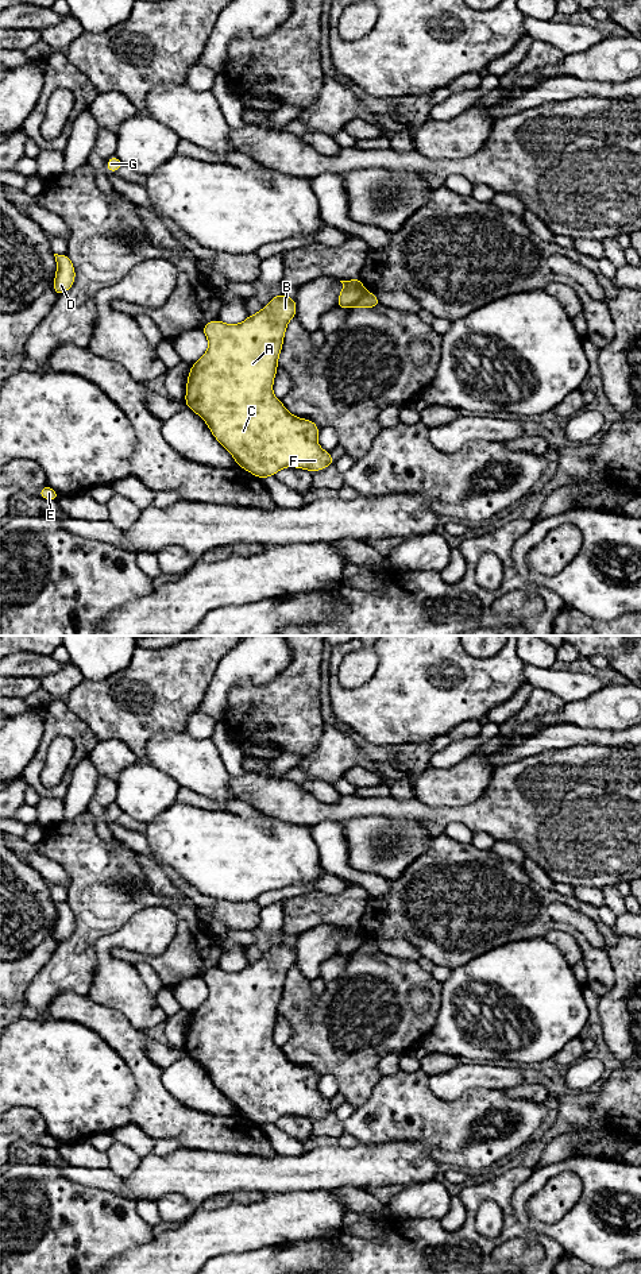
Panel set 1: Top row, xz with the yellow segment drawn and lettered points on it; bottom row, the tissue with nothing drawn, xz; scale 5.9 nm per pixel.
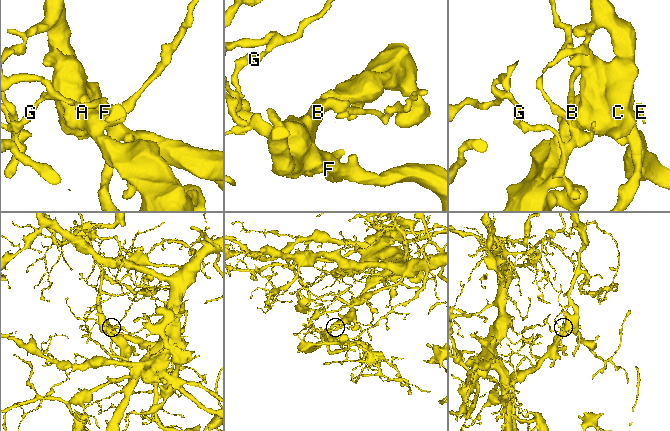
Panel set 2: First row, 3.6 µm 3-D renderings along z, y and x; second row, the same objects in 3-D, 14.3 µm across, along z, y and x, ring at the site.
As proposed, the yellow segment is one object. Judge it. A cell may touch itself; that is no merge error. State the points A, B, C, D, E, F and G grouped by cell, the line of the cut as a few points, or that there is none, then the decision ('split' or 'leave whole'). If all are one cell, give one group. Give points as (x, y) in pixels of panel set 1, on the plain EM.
groups A B C F / D E G; cut xz (367, 939), (352, 953); split

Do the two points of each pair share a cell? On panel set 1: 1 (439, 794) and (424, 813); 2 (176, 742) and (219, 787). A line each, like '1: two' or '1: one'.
1: two
2: one

